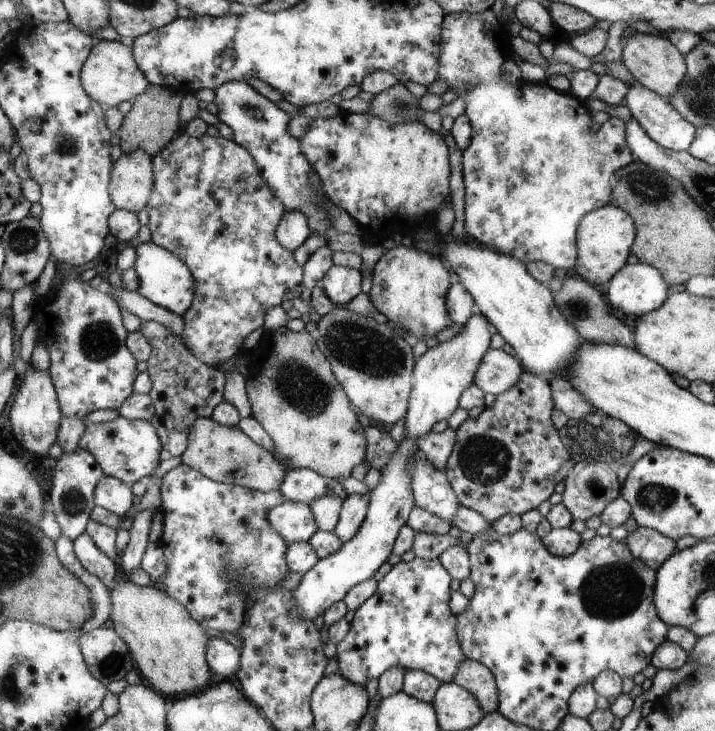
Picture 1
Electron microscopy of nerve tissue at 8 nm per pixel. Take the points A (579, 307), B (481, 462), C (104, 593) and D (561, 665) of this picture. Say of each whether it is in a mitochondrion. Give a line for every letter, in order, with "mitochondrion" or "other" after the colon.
A: mitochondrion
B: mitochondrion
C: other
D: other

